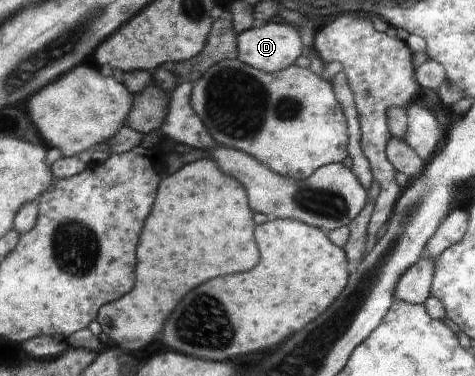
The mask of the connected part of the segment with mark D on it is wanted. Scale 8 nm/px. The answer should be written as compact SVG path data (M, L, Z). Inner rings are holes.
M284 22L256 23L237 38L237 58L268 73L291 66L301 56L299 32L293 25Z

